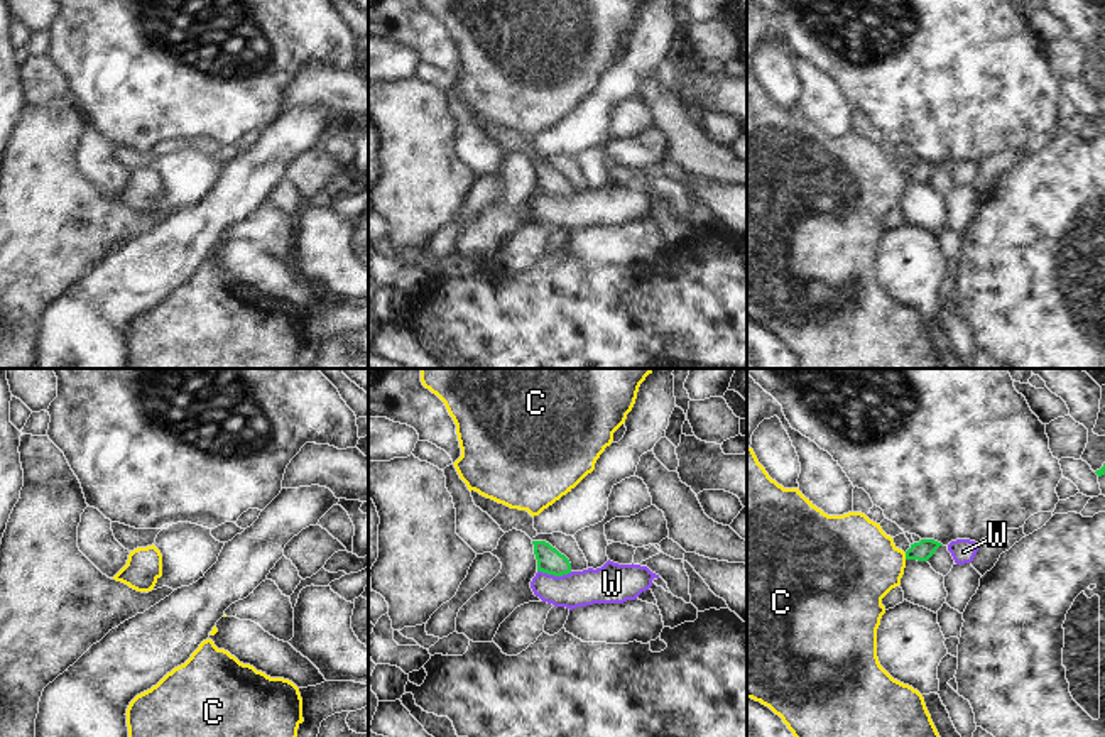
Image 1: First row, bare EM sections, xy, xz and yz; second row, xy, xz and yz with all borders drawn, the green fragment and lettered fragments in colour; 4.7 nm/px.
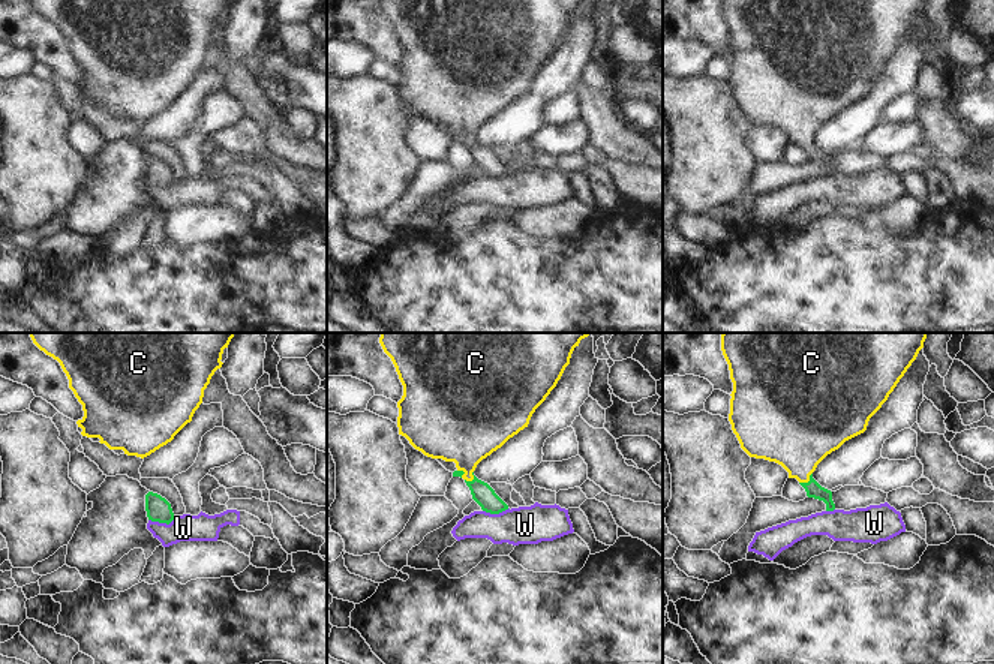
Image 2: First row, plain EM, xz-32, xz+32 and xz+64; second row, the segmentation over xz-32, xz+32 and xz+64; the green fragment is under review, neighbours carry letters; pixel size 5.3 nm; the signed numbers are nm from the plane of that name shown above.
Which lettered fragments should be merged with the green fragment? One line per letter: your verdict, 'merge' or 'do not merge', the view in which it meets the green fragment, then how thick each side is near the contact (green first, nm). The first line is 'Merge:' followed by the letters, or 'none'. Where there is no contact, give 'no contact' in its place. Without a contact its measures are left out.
Merge: C
C: merge; contact in yz; calibres 90 and 400 nm
W: do not merge; contact in xz; calibres 120 and 180 nm

